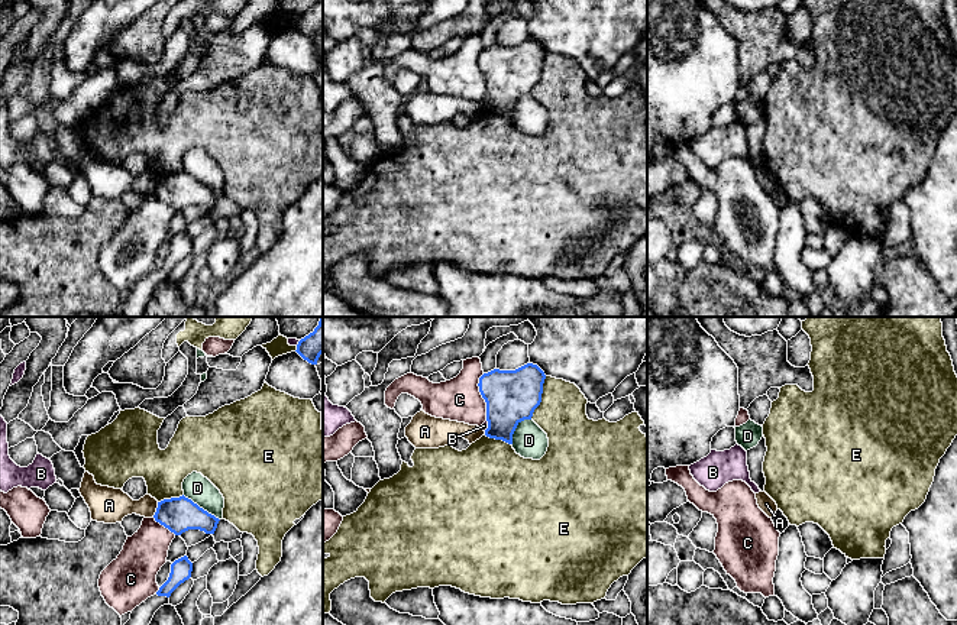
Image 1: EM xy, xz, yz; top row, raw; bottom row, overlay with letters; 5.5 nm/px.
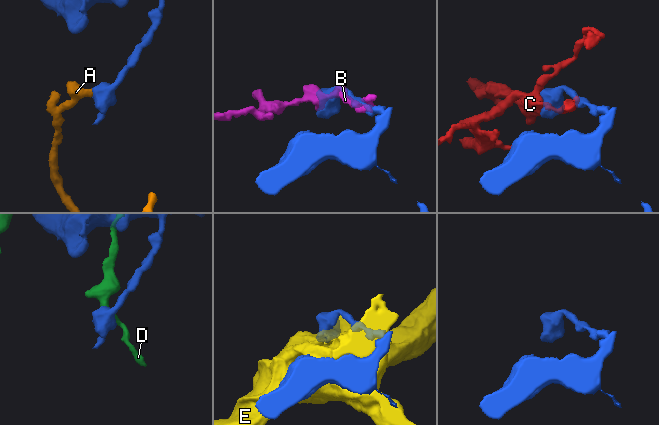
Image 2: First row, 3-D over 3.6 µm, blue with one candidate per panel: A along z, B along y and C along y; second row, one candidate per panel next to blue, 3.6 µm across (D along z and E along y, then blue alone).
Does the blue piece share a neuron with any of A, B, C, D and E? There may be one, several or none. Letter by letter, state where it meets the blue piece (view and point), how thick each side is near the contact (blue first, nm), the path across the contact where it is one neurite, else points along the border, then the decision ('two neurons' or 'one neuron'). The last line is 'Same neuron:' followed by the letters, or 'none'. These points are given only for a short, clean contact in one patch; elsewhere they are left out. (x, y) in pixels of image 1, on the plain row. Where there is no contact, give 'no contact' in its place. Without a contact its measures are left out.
A: contact xy (157, 185); calibres 190 and 190 nm; border xy (158, 178), (152, 193); two neurons
B: contact xz (488, 101); calibres 300 and 40 nm; two neurons
C: contact xz (482, 73); calibres 300 and 240 nm; two neurons
D: contact xy (201, 184); calibres 190 and 150 nm; two neurons
E: contact xz (540, 74); calibres 300 and 280 nm; two neurons
Same neuron: none

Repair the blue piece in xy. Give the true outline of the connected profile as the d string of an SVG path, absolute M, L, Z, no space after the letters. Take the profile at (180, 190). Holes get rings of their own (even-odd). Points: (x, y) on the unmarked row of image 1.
M184 171L158 178L153 194L175 211L181 211L188 205L214 210L220 197Z

